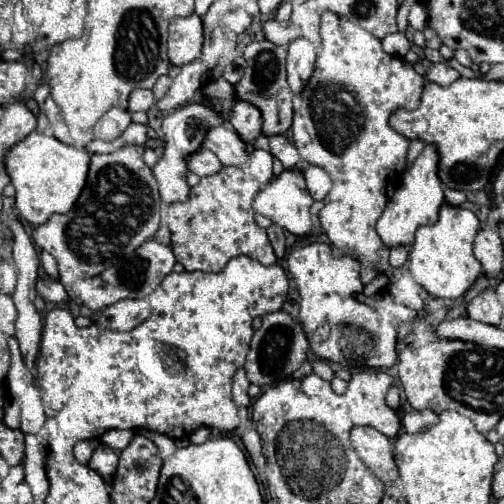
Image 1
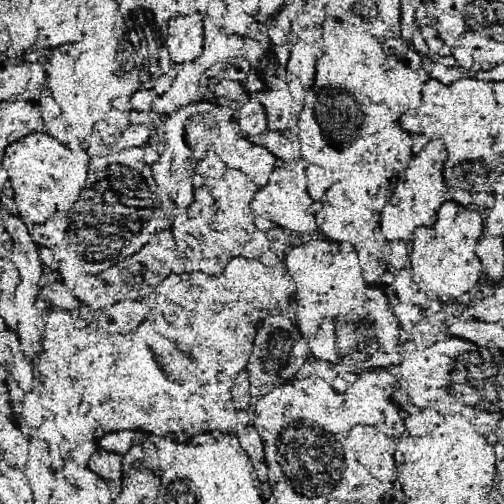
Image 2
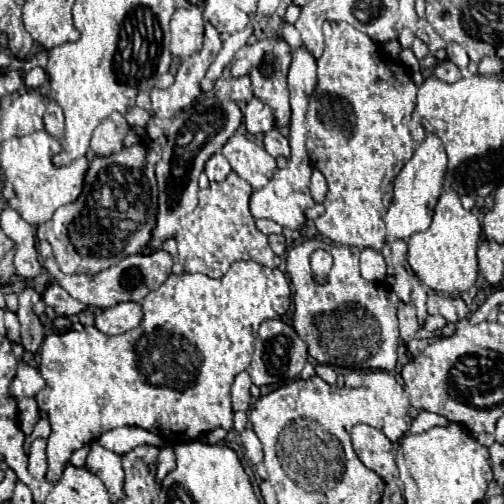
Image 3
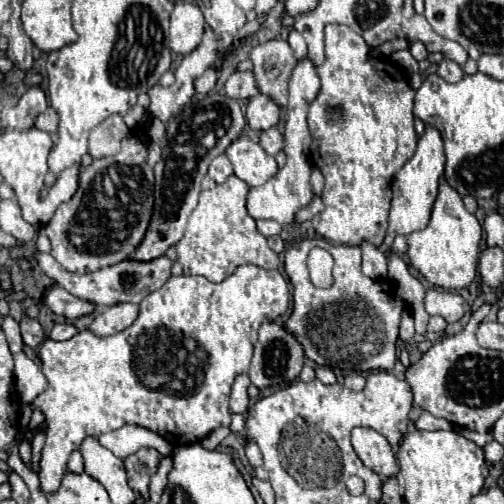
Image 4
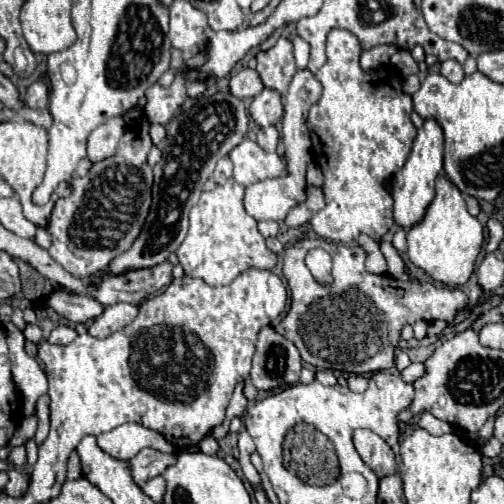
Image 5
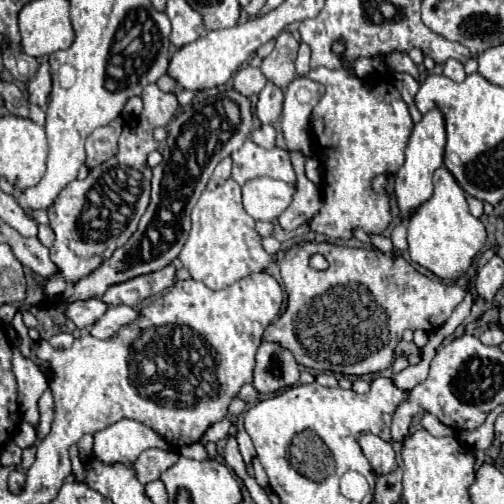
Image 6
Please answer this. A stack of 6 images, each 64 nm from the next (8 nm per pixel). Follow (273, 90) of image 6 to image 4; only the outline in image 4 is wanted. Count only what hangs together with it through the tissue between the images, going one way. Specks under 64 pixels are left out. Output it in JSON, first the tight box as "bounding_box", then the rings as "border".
{"bounding_box":[246,94,282,130],"border":[[[264,94],[254,96],[246,108],[246,120],[252,130],[268,130],[282,118],[282,110]]]}

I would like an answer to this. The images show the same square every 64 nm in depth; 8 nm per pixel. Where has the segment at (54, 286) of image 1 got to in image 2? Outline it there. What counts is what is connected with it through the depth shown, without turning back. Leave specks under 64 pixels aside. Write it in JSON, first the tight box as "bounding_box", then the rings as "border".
{"bounding_box":[40,282,78,310],"border":[[[52,282],[52,284],[48,284],[48,286],[44,286],[42,290],[40,290],[40,296],[46,300],[46,302],[50,302],[50,304],[54,304],[58,310],[72,310],[72,308],[76,308],[78,306],[78,302],[66,292],[66,288],[62,286],[62,284],[58,284],[58,282]]]}

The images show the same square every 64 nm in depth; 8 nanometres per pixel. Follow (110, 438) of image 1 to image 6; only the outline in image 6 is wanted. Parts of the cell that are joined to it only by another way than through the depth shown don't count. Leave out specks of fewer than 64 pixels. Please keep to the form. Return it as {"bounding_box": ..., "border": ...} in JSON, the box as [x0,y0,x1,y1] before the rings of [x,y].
{"bounding_box":[94,420,172,464],"border":[[[120,420],[94,434],[94,454],[108,464],[132,464],[140,452],[148,448],[160,448],[166,452],[172,450],[162,436],[136,420]]]}

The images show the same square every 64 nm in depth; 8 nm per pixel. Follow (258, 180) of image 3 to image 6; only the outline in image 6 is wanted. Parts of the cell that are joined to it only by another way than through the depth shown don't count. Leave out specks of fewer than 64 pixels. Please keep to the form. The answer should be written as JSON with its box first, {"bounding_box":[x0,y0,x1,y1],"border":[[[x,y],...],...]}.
{"bounding_box":[232,138,296,186],"border":[[[248,138],[244,142],[244,146],[232,154],[232,160],[234,160],[232,178],[240,186],[244,186],[248,180],[254,180],[260,176],[296,182],[290,154],[286,150],[280,150],[280,148],[266,150]]]}

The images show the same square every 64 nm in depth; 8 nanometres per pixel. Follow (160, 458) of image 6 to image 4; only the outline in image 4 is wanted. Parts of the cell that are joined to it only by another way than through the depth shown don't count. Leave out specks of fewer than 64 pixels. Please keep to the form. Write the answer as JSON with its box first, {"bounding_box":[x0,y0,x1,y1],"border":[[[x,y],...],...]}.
{"bounding_box":[124,448,160,498],"border":[[[140,448],[138,452],[124,458],[124,468],[128,474],[128,486],[142,498],[150,498],[150,478],[156,474],[160,462],[160,452],[154,448]]]}

